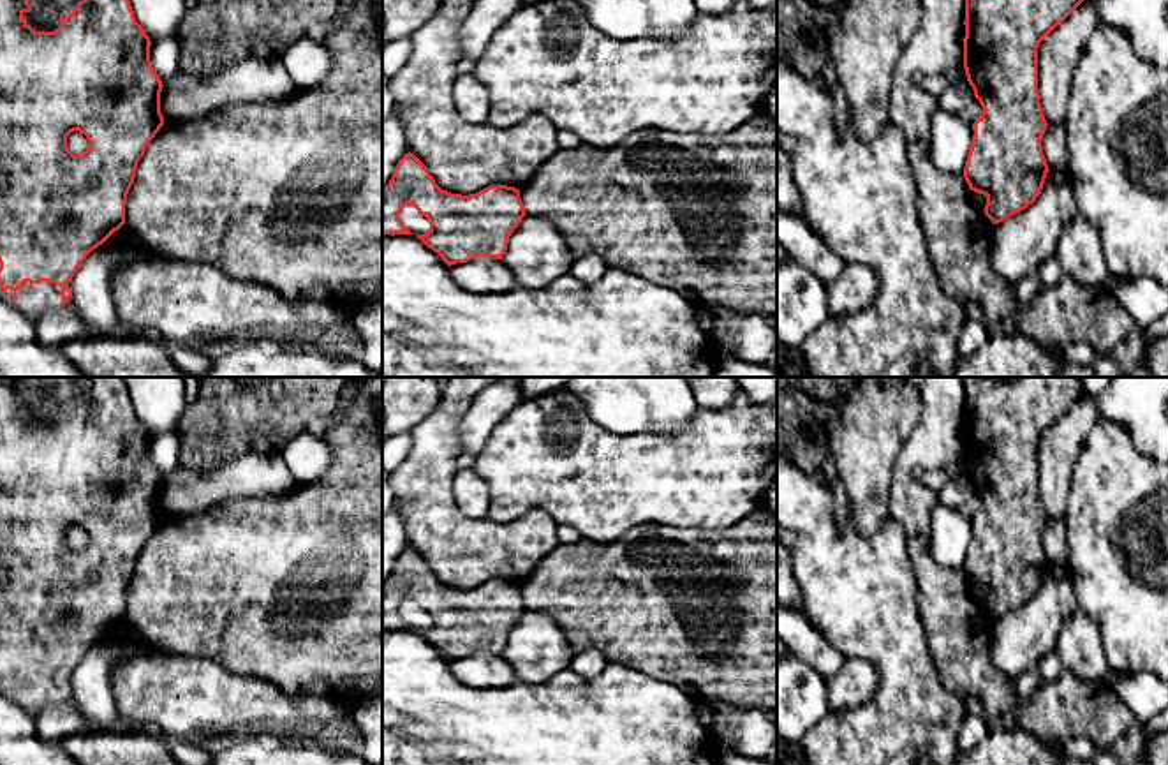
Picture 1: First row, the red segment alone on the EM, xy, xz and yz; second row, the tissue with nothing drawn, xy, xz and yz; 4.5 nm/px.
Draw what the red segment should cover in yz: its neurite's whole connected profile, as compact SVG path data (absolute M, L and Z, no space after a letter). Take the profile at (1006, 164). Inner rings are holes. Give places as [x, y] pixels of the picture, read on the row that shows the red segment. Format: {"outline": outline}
{"outline": "M965 0L964 69L983 113L972 123L964 167L971 190L987 197L992 224L1025 210L1041 194L1048 164L1041 139L1048 127L1038 90L1039 42L1083 0Z"}

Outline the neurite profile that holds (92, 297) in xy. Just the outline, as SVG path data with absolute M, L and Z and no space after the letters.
M125 226L86 256L72 277L72 305L85 331L102 335L120 328L113 275L148 252L143 238Z

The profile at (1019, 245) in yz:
M1048 171L1032 204L994 224L990 256L995 273L1011 286L1036 273L1055 256L1062 231L1078 213L1069 176Z

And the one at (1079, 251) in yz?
M1078 213L1057 243L1055 259L1066 275L1085 287L1106 287L1110 271L1092 226Z

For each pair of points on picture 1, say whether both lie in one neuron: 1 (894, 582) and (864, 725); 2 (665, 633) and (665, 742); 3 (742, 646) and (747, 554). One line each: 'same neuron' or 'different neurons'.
1: same neuron
2: different neurons
3: same neuron

